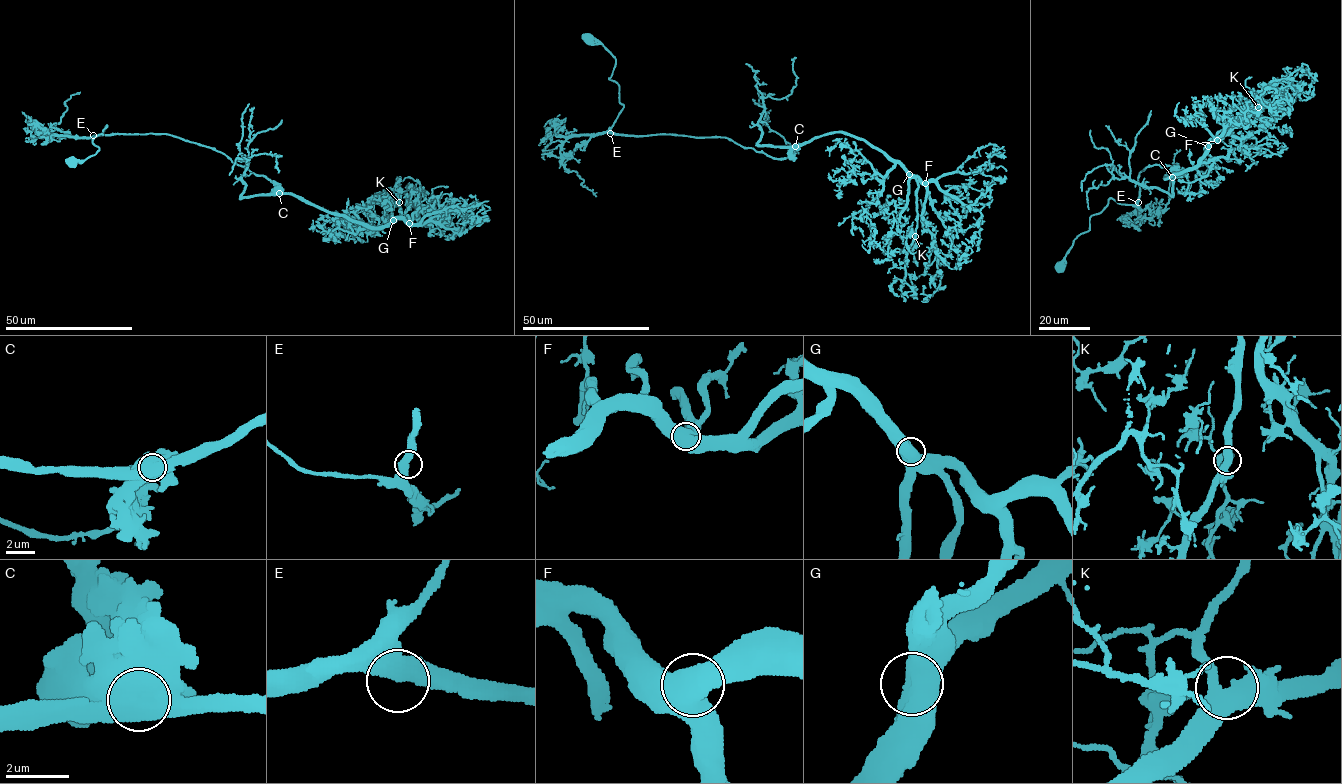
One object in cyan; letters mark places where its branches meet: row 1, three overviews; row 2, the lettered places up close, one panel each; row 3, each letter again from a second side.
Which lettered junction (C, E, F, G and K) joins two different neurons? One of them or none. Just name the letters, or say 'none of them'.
C

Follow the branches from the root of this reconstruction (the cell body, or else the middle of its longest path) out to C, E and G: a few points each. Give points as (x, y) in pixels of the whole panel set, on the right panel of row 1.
C: (1058, 266), (1074, 239), (1089, 229), (1092, 215), (1110, 198), (1135, 204), (1140, 171), (1176, 162), (1172, 177)
E: (1058, 266), (1074, 239), (1089, 229), (1092, 215), (1097, 214), (1110, 198), (1120, 204), (1138, 202)
G: (1058, 266), (1110, 198), (1135, 204), (1140, 171), (1176, 162), (1167, 178), (1197, 164), (1208, 146)

